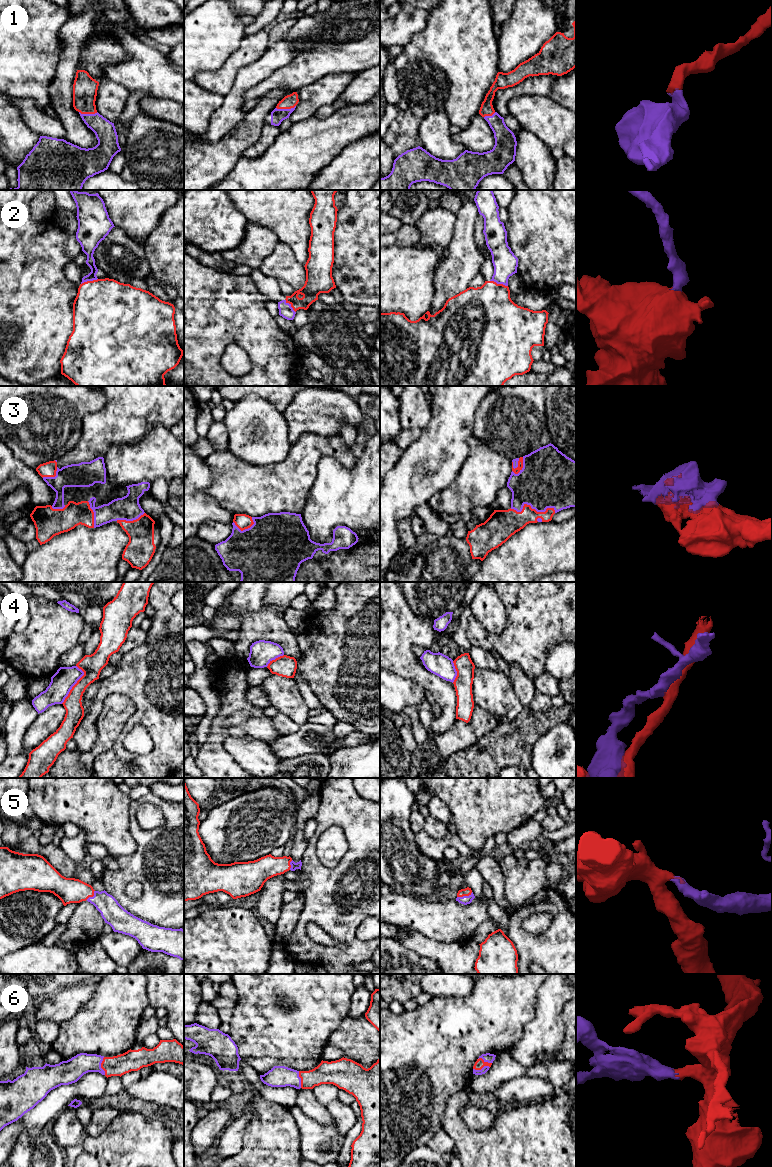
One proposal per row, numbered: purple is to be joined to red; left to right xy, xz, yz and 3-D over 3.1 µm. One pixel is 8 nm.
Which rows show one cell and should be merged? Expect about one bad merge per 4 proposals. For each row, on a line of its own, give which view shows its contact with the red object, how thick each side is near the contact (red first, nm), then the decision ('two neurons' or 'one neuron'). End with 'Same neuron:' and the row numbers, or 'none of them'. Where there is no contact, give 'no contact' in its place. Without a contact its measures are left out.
1: meets red in xz; 110 nm thick on the red side, 110 nm on the other; one neuron
2: meets red in yz; 440 nm thick on the red side, 200 nm on the other; one neuron
3: meets red in yz; 220 nm thick on the red side, 440 nm on the other; one neuron
4: meets red in xy; 170 nm thick on the red side, 180 nm on the other; two neurons
5: meets red in yz; 70 nm thick on the red side, 70 nm on the other; one neuron
6: meets red in xy; 160 nm thick on the red side, 180 nm on the other; one neuron
Same neuron: 1, 2, 3, 5, 6

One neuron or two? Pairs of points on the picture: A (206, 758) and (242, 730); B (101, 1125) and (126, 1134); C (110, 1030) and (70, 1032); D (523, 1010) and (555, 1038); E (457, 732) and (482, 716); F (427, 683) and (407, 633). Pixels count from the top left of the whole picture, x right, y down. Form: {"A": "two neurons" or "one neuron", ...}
{"A": "one neuron", "B": "two neurons", "C": "one neuron", "D": "two neurons", "E": "one neuron", "F": "one neuron"}

